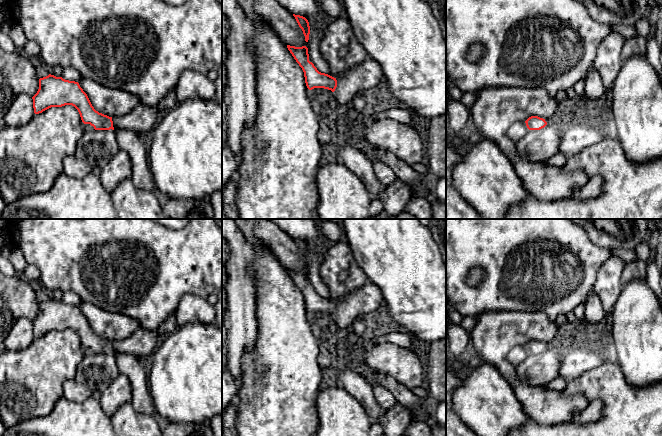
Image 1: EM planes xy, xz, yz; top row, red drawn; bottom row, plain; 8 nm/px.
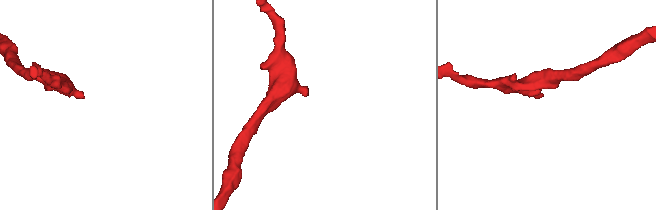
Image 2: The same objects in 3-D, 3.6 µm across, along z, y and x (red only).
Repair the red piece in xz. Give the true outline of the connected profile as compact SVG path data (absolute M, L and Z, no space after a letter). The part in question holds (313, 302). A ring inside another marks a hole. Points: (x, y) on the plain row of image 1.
M287 269L288 274L302 292L305 307L309 314L324 312L334 317L335 323L341 330L352 325L353 321L365 314L380 314L384 307L384 299L381 290L375 284L369 282L366 285L350 292L334 302L317 294L309 285L308 272L306 270L295 271Z

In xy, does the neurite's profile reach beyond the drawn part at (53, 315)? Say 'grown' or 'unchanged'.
grown

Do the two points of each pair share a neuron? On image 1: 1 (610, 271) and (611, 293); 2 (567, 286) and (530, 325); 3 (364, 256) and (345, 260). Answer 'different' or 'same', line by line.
1: same
2: different
3: different

